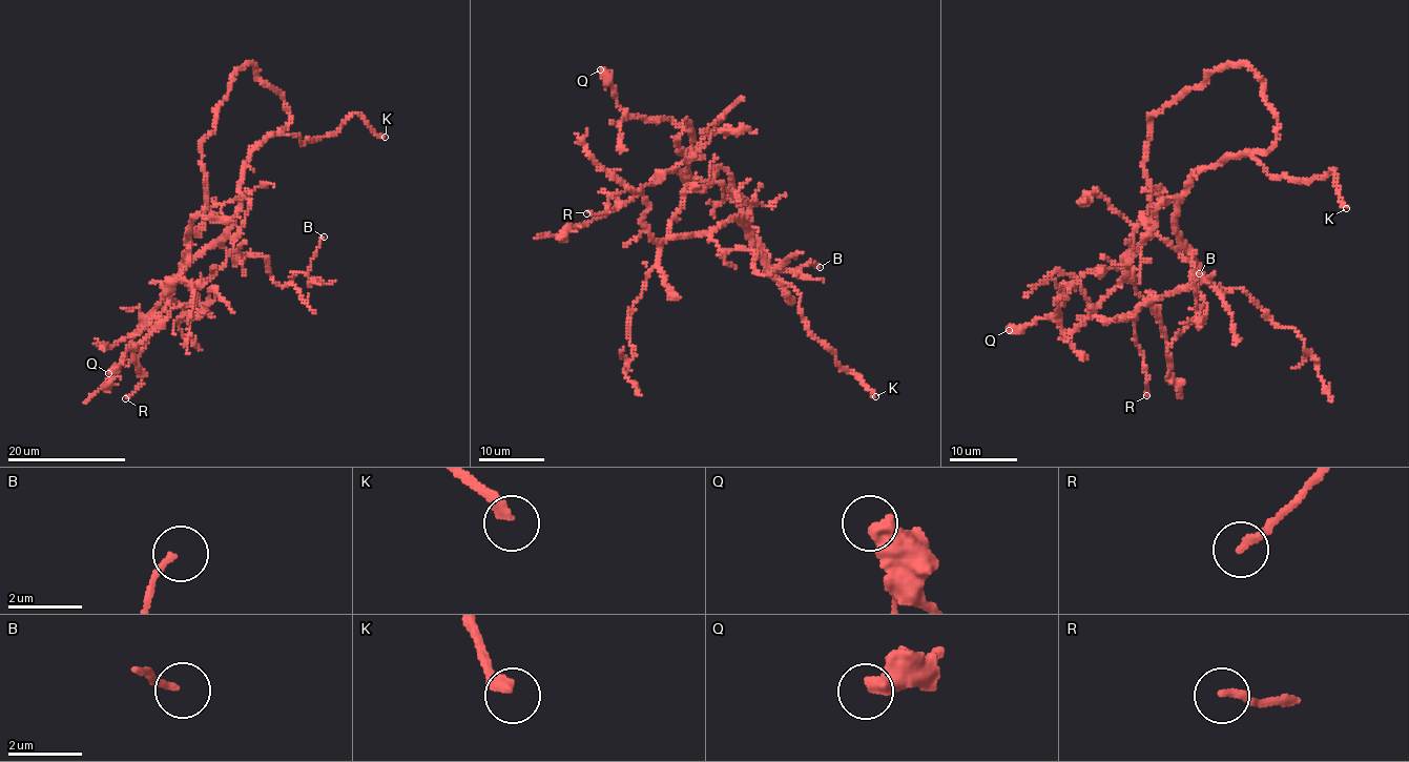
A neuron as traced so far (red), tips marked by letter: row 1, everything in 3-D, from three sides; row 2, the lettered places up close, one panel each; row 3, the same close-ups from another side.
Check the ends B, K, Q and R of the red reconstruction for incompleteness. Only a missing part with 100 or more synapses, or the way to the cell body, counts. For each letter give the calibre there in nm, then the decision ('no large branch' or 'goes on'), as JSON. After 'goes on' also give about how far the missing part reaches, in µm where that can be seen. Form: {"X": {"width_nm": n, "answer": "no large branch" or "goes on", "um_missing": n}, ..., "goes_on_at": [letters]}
{"B": {"width_nm": 150, "answer": "no large branch"}, "K": {"width_nm": 320, "answer": "goes on", "um_missing": 25}, "Q": {"width_nm": 500, "answer": "no large branch"}, "R": {"width_nm": 200, "answer": "no large branch"}, "goes_on_at": ["K"]}

